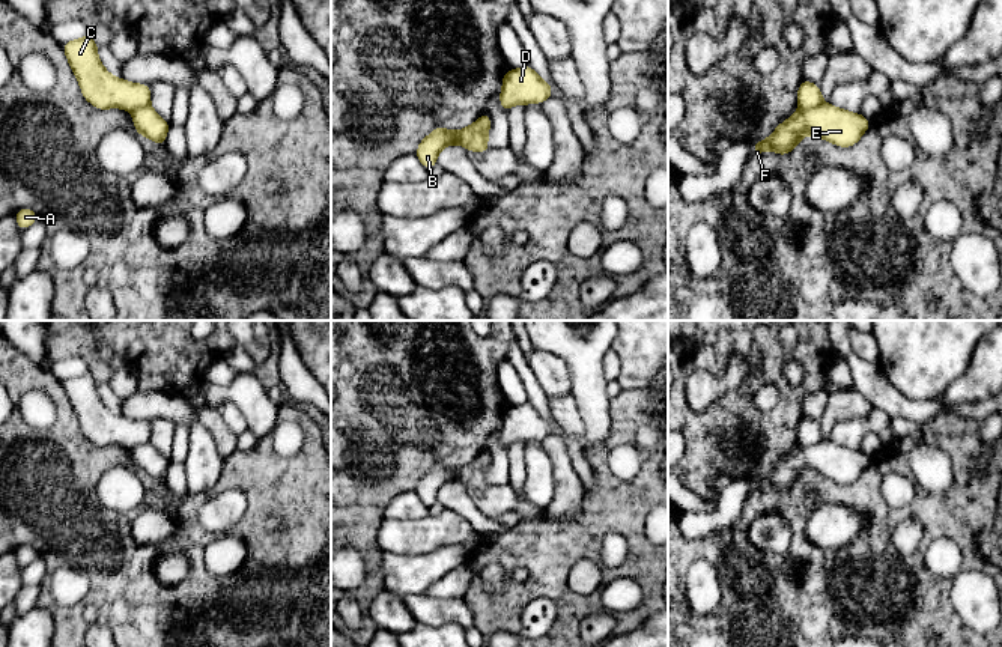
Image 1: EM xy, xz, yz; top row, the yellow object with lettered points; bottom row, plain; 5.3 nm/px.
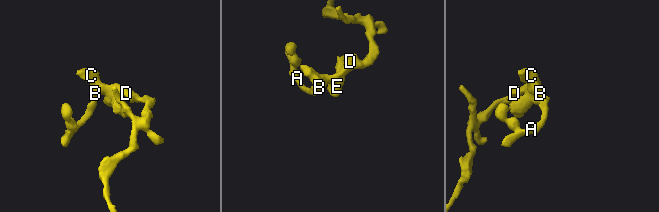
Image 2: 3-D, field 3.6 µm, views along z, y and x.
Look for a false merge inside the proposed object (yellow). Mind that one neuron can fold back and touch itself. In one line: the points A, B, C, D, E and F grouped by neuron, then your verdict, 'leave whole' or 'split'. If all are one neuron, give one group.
A B C D / E F; split

